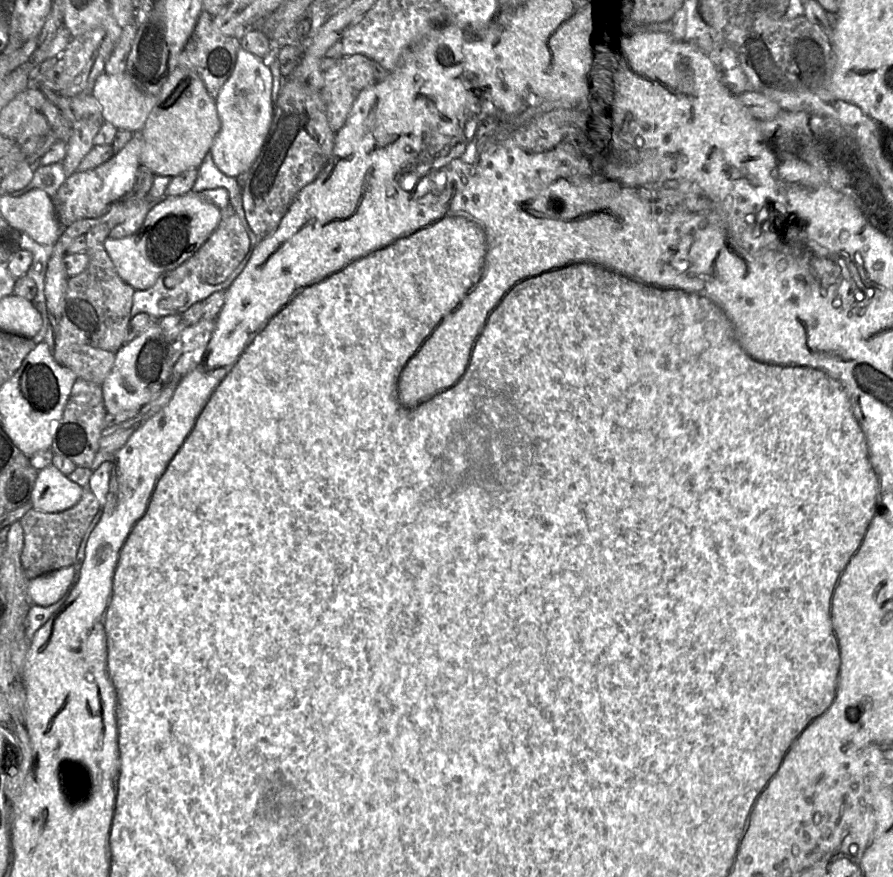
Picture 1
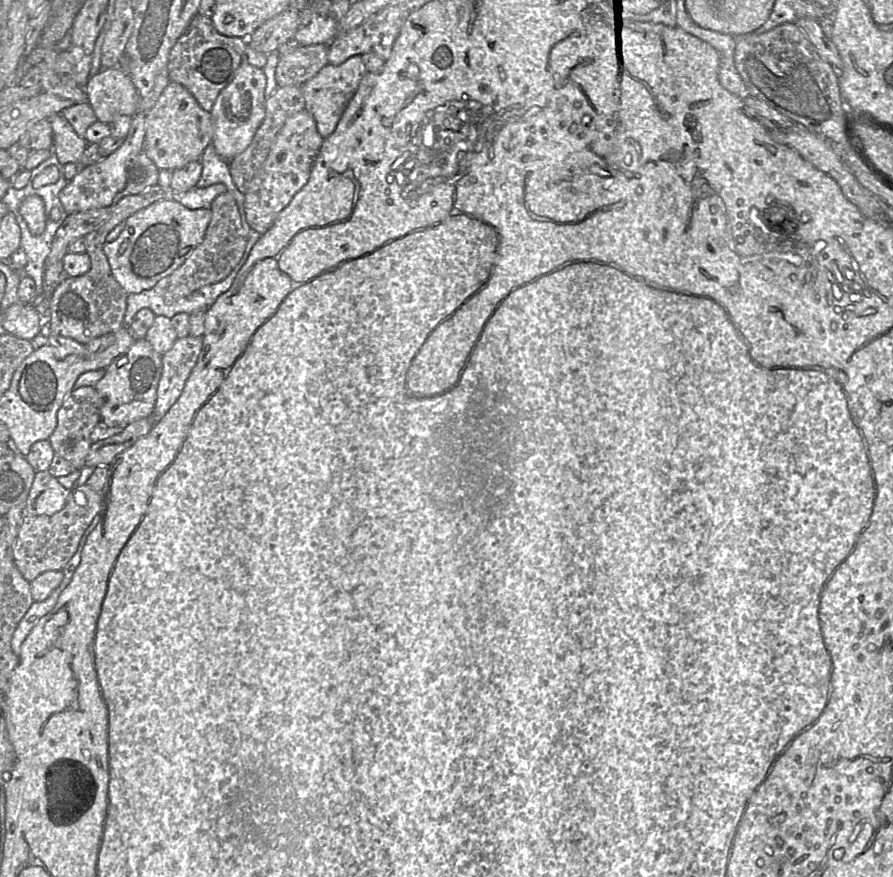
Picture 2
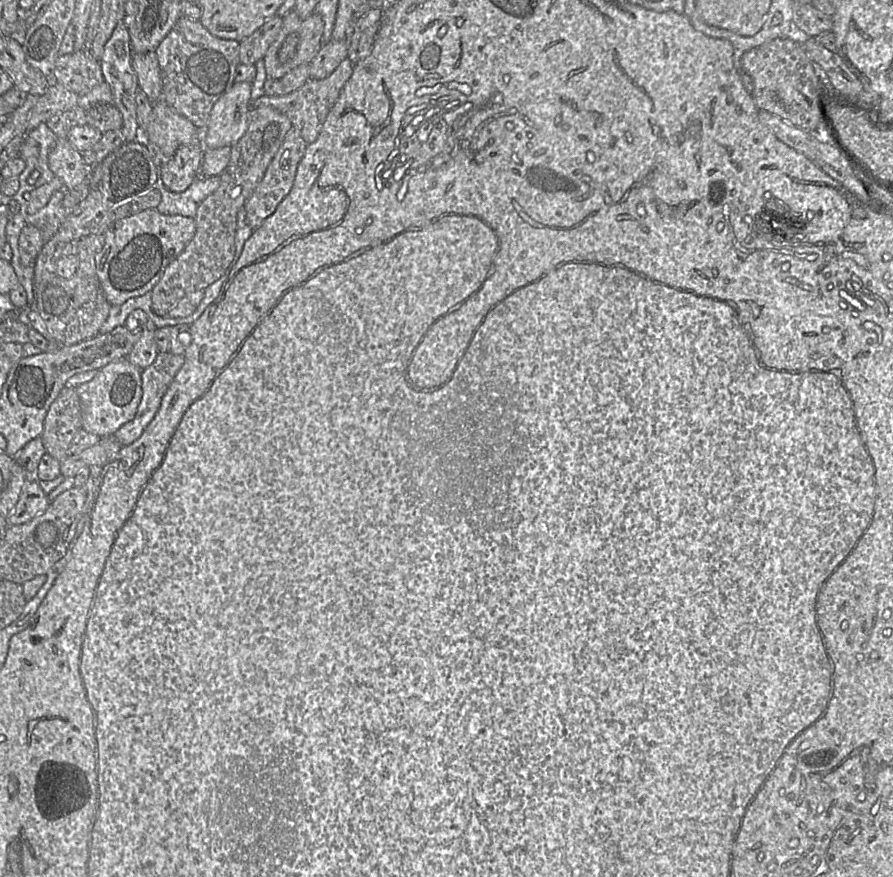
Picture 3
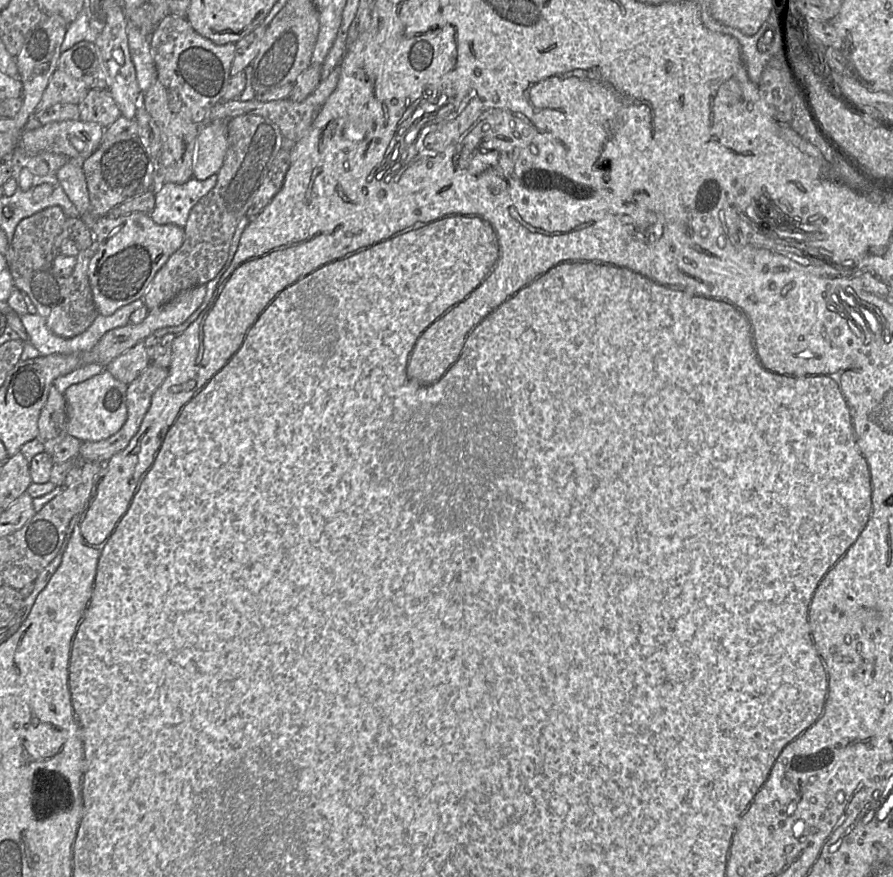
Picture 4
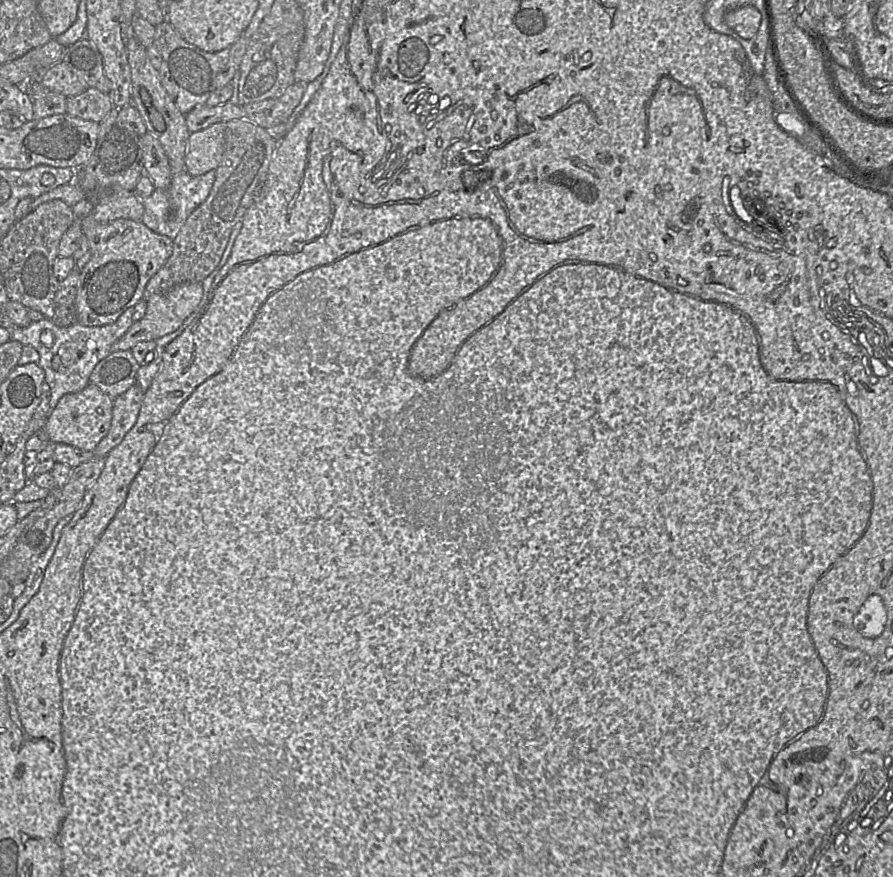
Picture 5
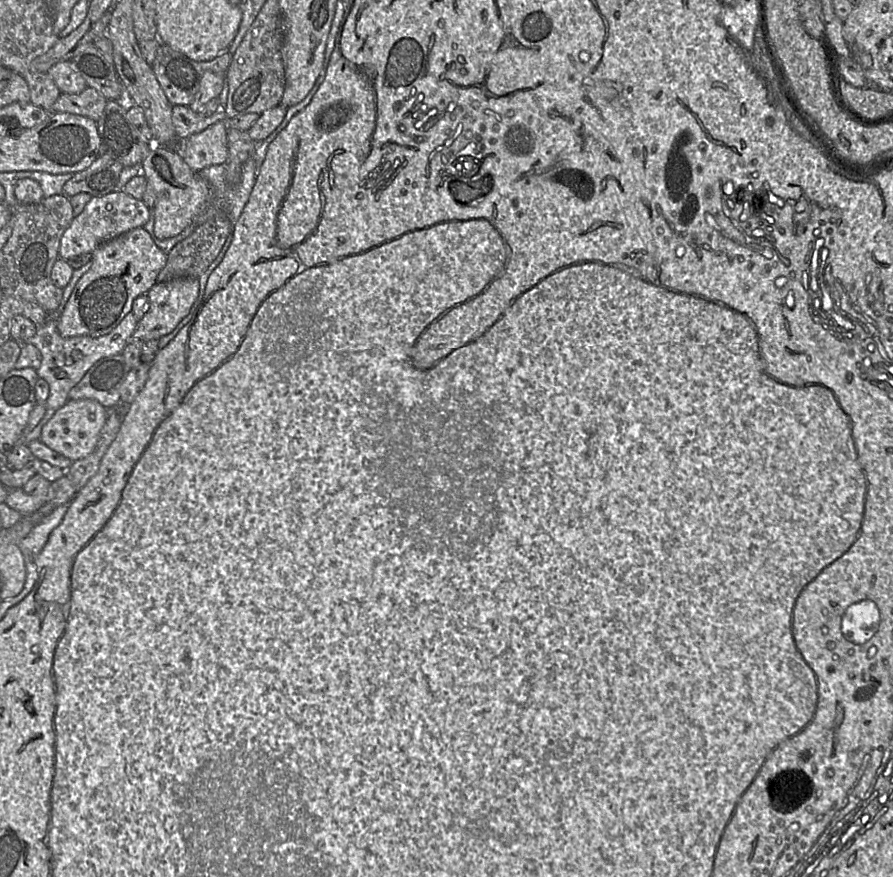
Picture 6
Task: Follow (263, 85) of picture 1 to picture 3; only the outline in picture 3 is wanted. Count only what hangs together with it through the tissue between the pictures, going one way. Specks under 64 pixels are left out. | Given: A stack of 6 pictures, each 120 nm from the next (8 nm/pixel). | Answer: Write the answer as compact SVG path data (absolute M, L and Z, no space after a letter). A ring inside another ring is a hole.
M235 82L232 88L223 94L214 104L208 124L203 130L203 145L205 148L221 148L232 146L246 132L248 128L248 112L251 108L250 82Z

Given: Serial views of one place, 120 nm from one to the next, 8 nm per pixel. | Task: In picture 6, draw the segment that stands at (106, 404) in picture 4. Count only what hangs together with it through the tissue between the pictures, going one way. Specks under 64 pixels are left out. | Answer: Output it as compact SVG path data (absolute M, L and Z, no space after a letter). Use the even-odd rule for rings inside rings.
M82 399L82 400L68 400L65 405L63 407L61 407L60 409L58 409L56 411L56 413L53 415L53 417L47 422L47 424L42 428L42 432L41 432L41 437L40 440L46 445L48 446L50 449L62 454L63 456L67 457L68 459L70 459L72 462L78 461L80 459L86 458L87 456L89 456L91 453L93 453L93 451L96 448L96 445L99 441L99 437L102 431L102 428L107 420L107 417L109 416L109 412L121 412L121 411L109 411L107 408L105 408L102 404L100 404L99 402L95 401L95 400L90 400L90 399Z

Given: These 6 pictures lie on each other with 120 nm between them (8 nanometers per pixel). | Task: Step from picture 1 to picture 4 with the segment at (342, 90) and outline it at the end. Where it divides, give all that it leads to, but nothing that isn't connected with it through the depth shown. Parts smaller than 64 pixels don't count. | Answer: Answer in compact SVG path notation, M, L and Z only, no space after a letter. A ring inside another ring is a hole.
M340 64L322 80L318 87L303 101L293 102L289 99L283 99L272 102L259 102L255 99L240 101L238 99L230 101L221 101L210 110L208 121L213 120L230 120L241 115L258 115L275 123L287 143L299 141L308 132L316 116L319 114L324 104L335 91L340 76Z

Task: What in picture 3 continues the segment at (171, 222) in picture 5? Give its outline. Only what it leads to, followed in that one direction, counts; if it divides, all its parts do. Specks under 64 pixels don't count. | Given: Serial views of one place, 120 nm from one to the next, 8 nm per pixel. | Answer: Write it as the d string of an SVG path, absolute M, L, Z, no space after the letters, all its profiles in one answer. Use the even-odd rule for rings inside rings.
M158 175L155 188L158 188L162 194L161 202L156 208L158 212L164 215L195 218L201 202L219 187L220 177L197 177L184 192L180 193L169 191L160 183L161 179Z

